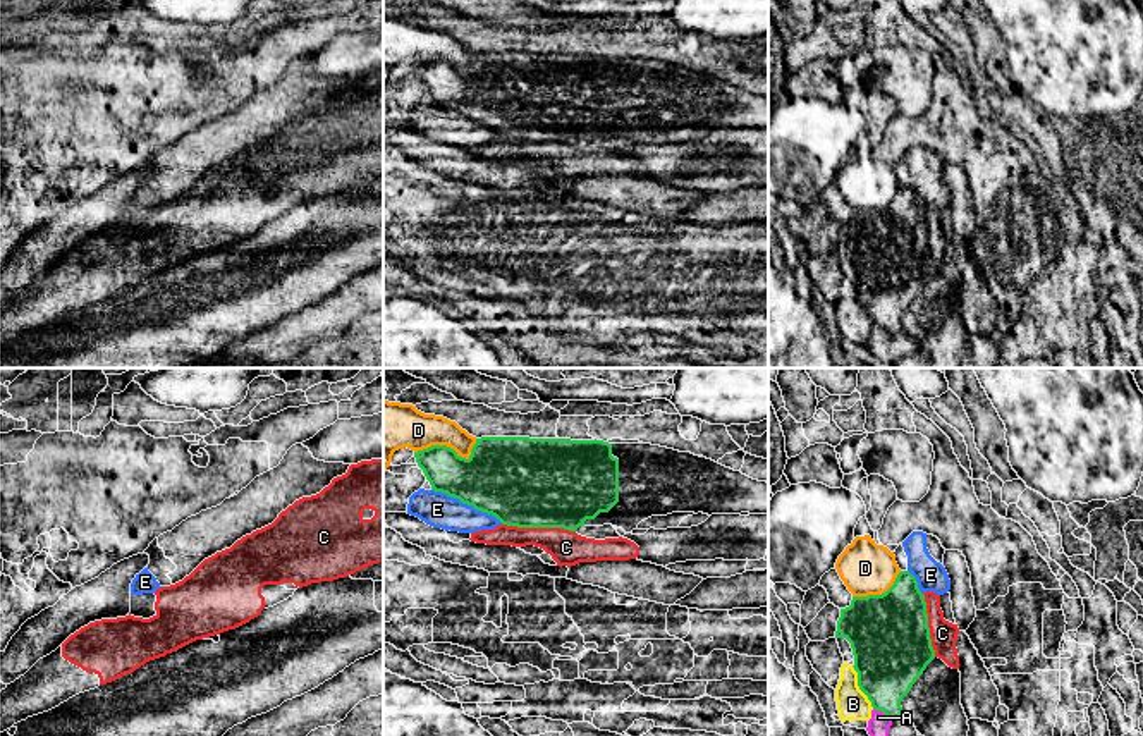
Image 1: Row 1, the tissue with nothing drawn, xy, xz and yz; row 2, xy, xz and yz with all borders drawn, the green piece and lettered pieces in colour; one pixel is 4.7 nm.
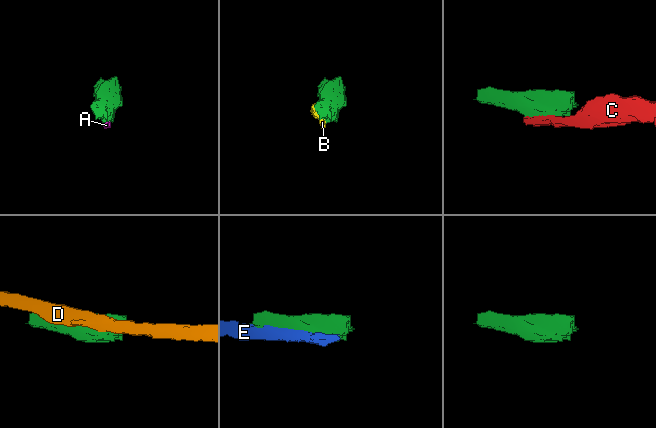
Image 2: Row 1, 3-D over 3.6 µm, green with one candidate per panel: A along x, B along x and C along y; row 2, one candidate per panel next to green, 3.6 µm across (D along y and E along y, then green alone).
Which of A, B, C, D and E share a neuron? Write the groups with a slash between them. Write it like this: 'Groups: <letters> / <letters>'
Groups: A / B / C / D / E

